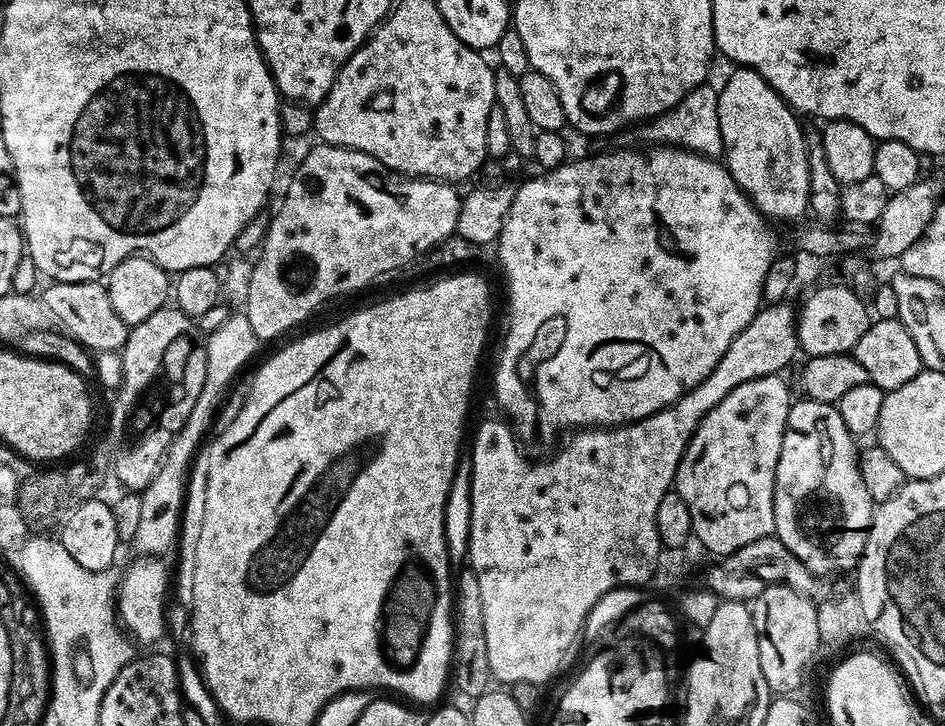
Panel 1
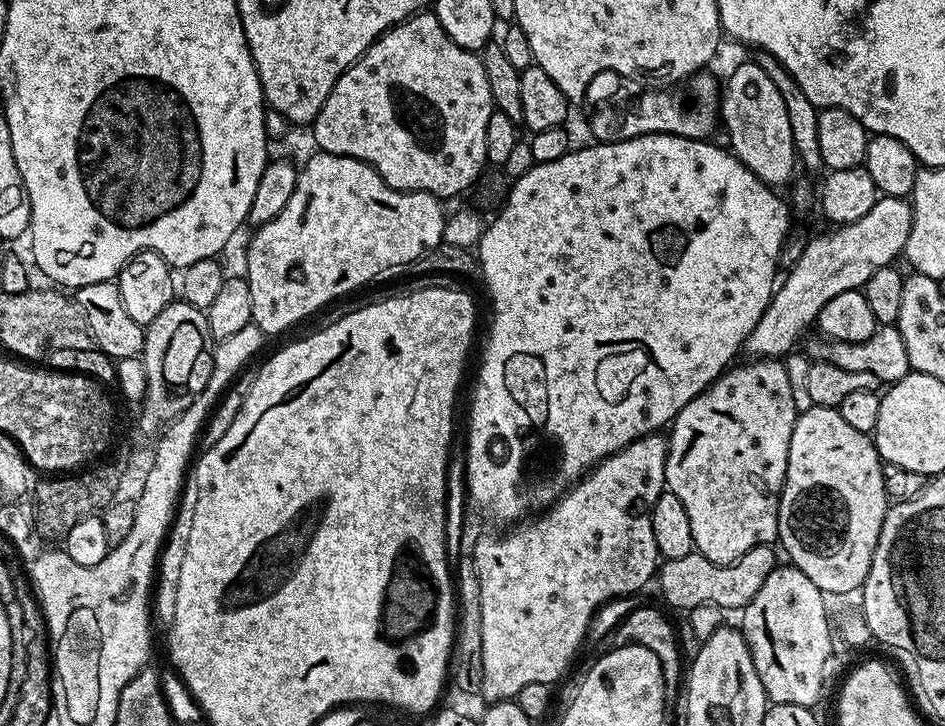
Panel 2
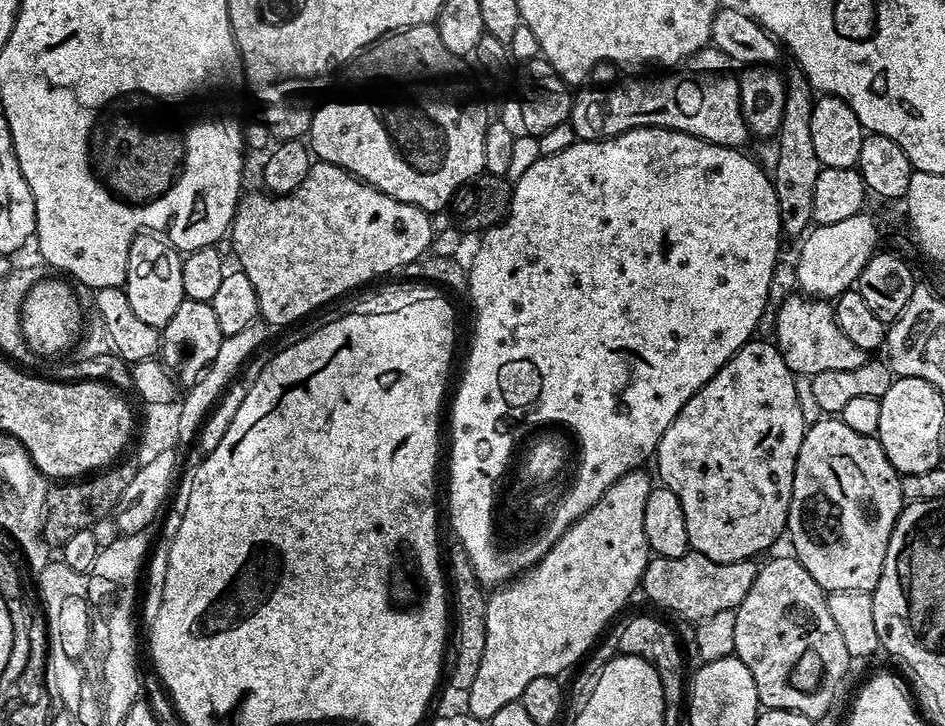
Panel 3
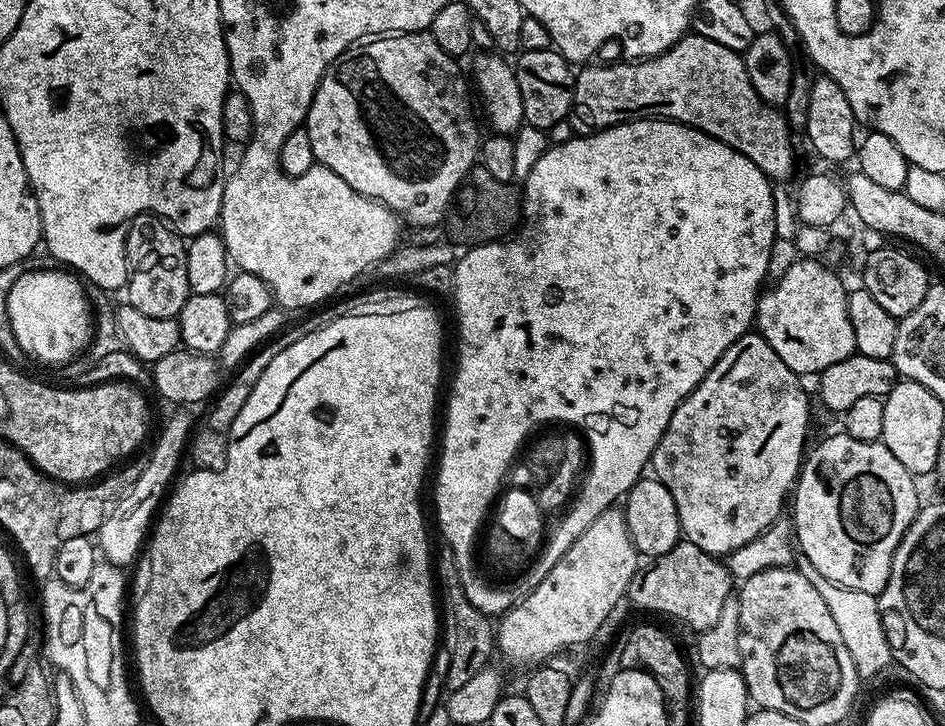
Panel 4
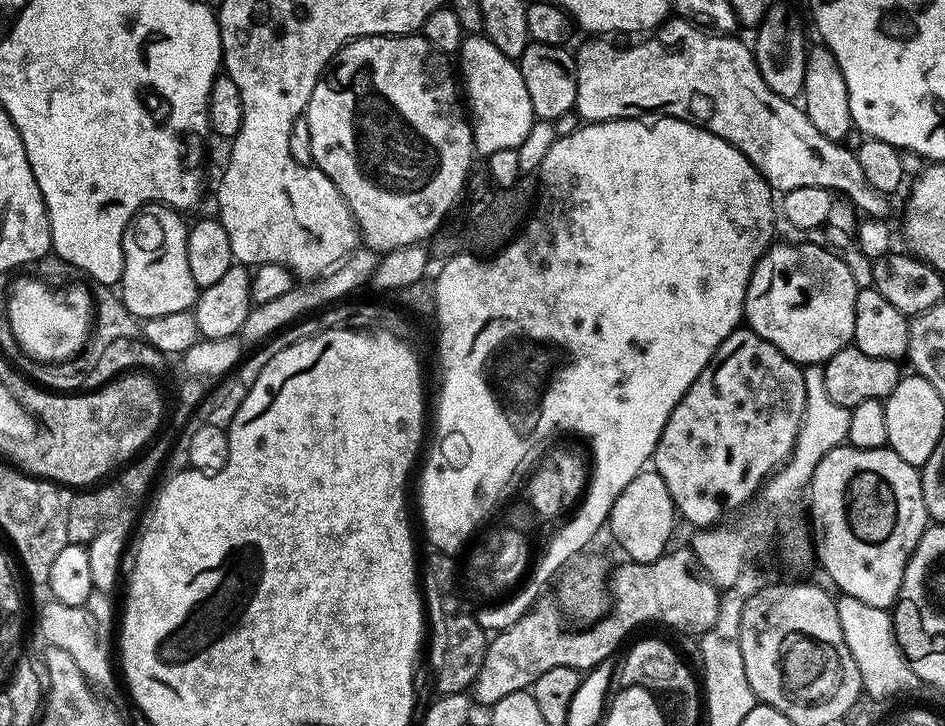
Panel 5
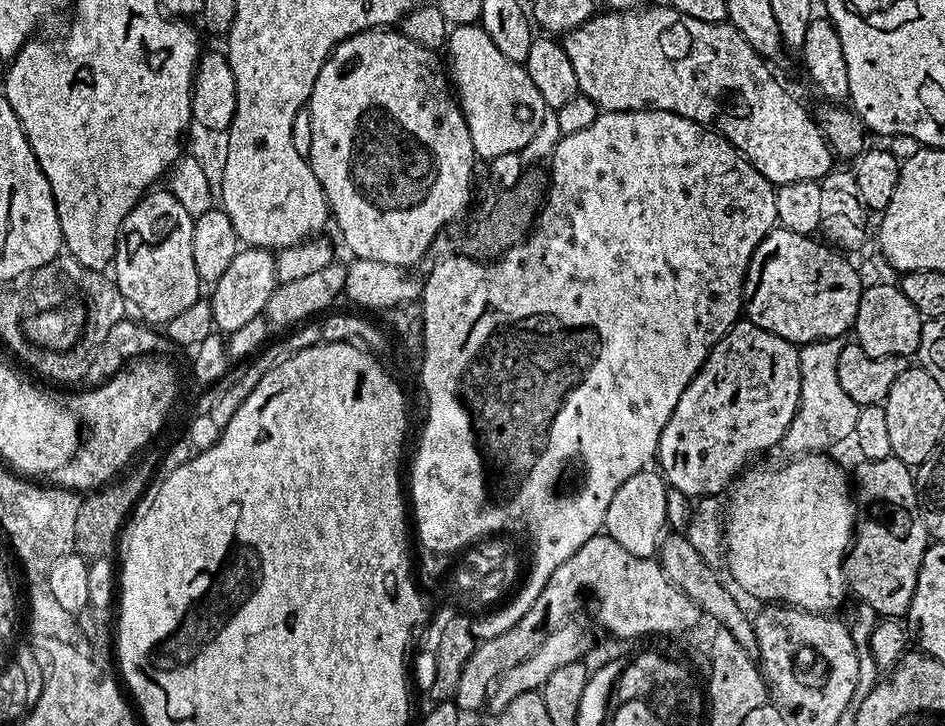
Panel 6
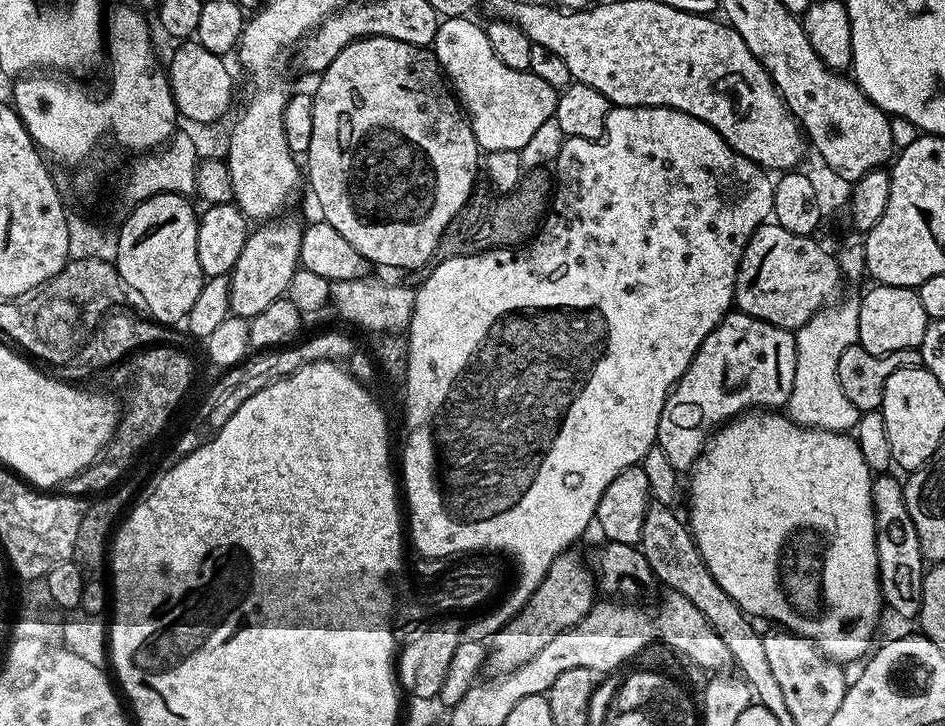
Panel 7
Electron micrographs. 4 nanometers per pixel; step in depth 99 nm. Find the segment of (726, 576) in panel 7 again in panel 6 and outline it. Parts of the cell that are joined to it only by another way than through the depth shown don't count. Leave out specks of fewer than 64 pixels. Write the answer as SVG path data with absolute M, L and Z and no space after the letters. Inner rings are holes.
M805 454L789 459L789 464L784 464L781 468L755 468L749 467L733 483L727 493L728 506L726 504L726 515L723 517L723 551L726 553L726 565L728 572L732 575L732 580L744 592L749 592L760 602L771 602L774 604L786 604L789 608L801 608L807 612L819 612L821 614L832 614L836 607L844 600L844 595L849 595L850 588L846 583L844 575L844 557L848 555L854 539L854 529L856 526L856 506L854 503L854 492L850 487L850 476L843 472L828 454Z

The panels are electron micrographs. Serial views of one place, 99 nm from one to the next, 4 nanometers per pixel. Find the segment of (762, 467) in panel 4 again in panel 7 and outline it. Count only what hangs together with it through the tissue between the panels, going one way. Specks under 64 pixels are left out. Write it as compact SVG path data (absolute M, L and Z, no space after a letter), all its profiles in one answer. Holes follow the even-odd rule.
M739 310L729 311L727 316L722 318L722 322L718 322L718 326L714 326L714 330L710 330L710 334L706 334L706 342L702 342L702 346L698 346L698 350L694 354L694 358L690 362L690 366L682 374L682 378L677 380L672 391L668 393L666 402L662 406L662 418L658 422L658 434L656 435L656 444L660 449L665 451L666 458L670 458L670 466L676 468L677 473L684 474L691 469L696 463L701 452L708 447L709 440L712 439L714 433L721 426L730 420L735 420L737 416L749 410L780 410L787 405L790 394L794 390L794 370L796 369L796 338L789 329L779 328L770 322L762 322L758 318L754 318L750 314Z

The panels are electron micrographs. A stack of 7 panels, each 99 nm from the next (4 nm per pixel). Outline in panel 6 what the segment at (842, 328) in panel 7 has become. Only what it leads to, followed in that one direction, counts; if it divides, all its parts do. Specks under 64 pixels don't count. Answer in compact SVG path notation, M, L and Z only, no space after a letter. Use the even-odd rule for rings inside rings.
M837 338L835 340L815 340L813 344L805 344L800 348L800 408L794 414L794 418L790 422L790 426L786 430L782 441L782 448L789 453L789 457L795 458L805 454L824 454L835 444L851 441L852 431L858 423L858 414L861 405L854 402L854 398L850 398L850 394L846 394L846 390L842 390L842 386L838 383L838 354L842 354L845 341Z

